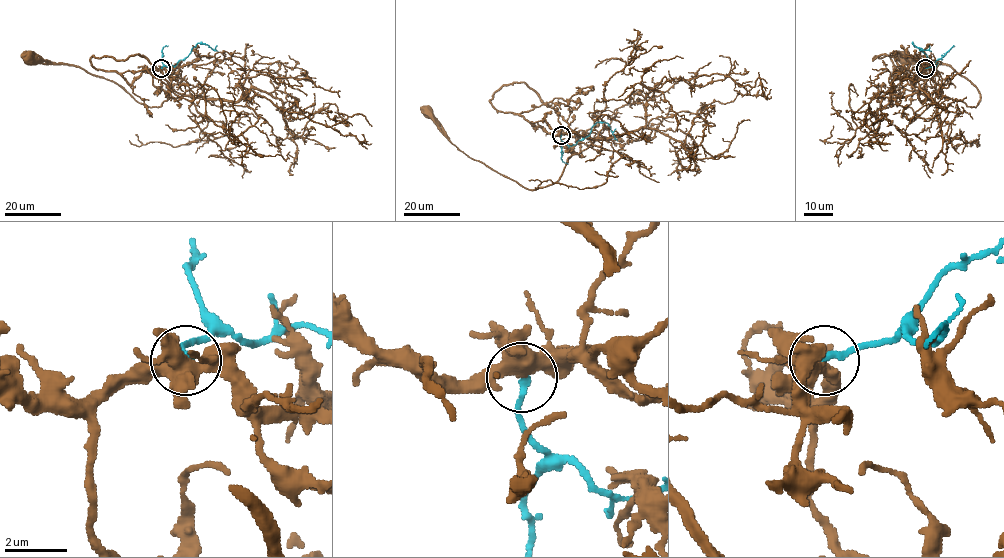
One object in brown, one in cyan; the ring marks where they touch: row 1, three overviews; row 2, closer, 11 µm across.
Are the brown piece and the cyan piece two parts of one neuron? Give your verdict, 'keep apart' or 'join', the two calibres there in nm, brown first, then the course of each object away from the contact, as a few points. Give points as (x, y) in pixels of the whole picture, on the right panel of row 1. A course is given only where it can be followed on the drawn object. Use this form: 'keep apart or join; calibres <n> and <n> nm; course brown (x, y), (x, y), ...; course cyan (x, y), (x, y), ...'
keep apart; calibres 400 and 220 nm; course brown (925, 68), (913, 84), (888, 56), (873, 60), (891, 55), (930, 98), (977, 104), (951, 66), (902, 57); course cyan (925, 68), (936, 66), (912, 43), (927, 50), (929, 45)

